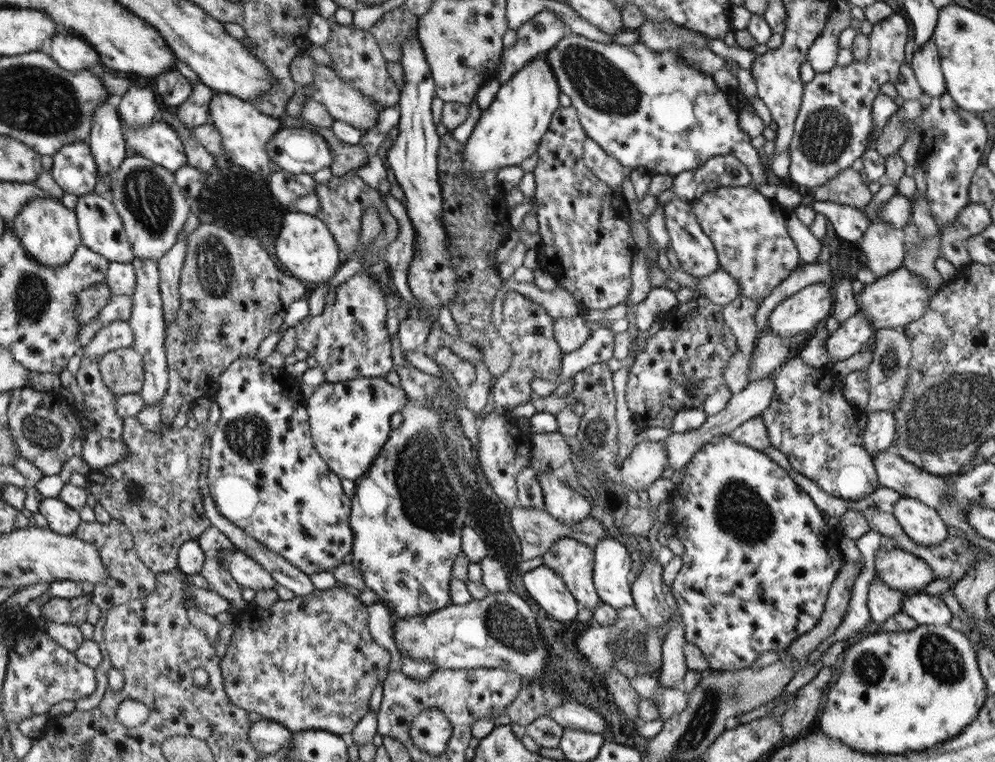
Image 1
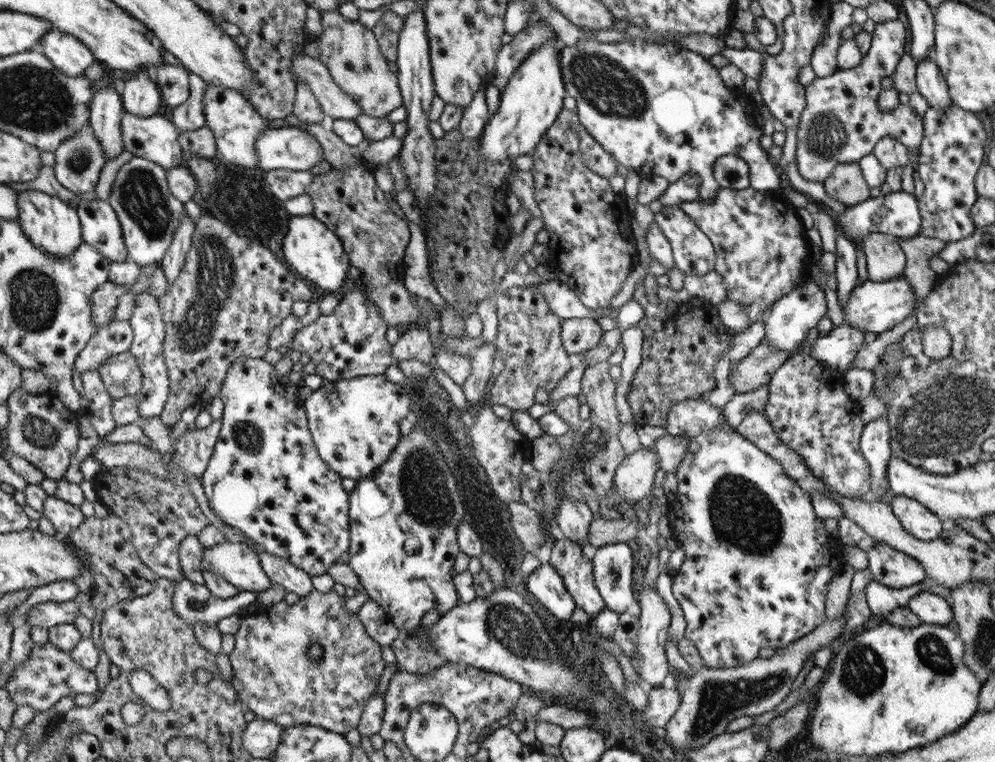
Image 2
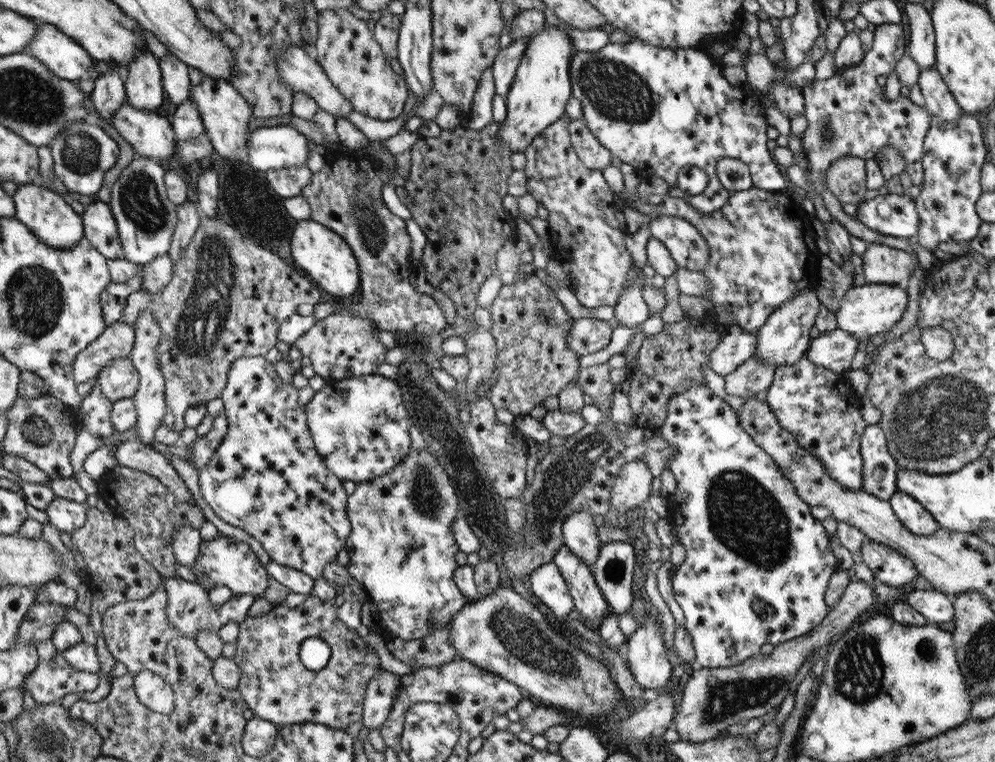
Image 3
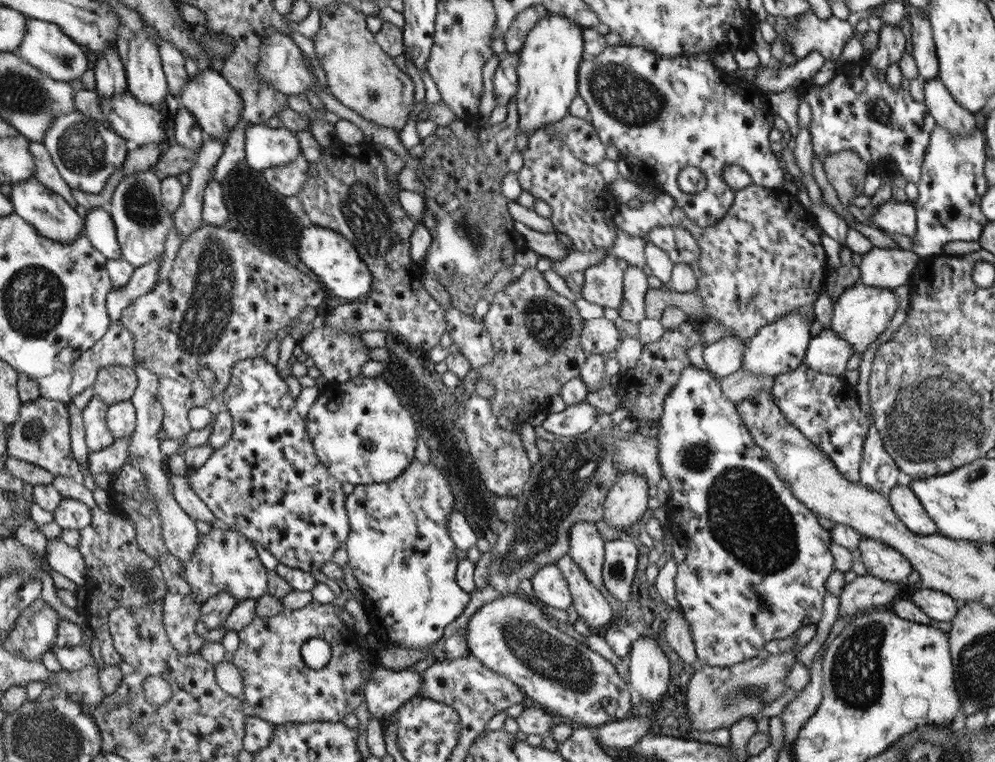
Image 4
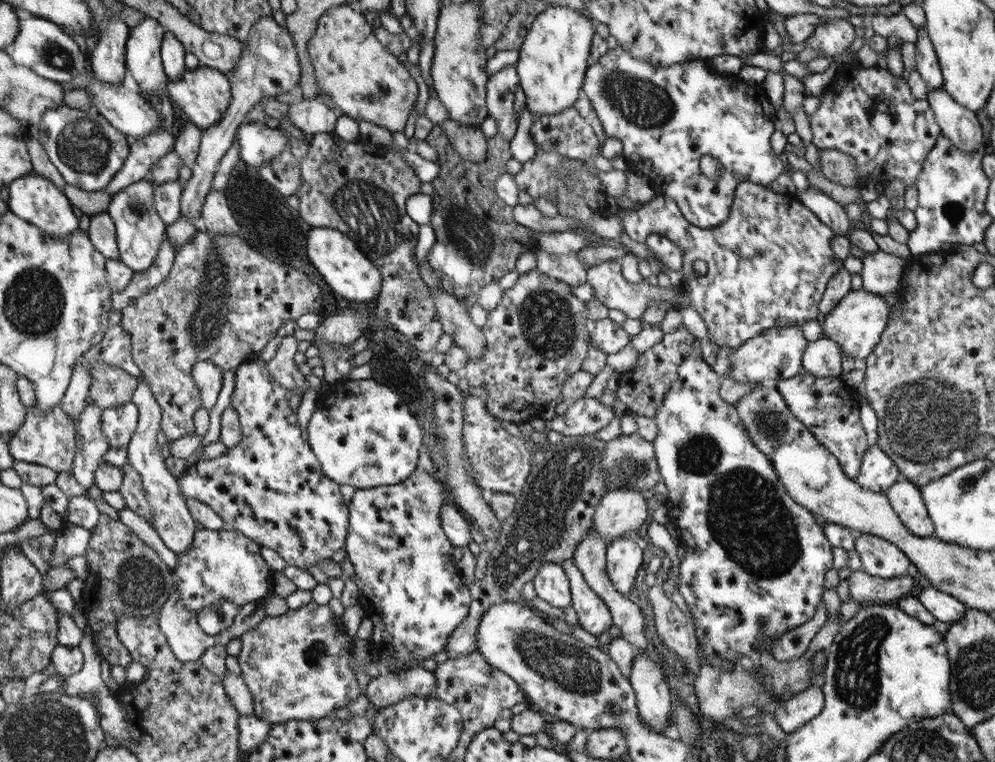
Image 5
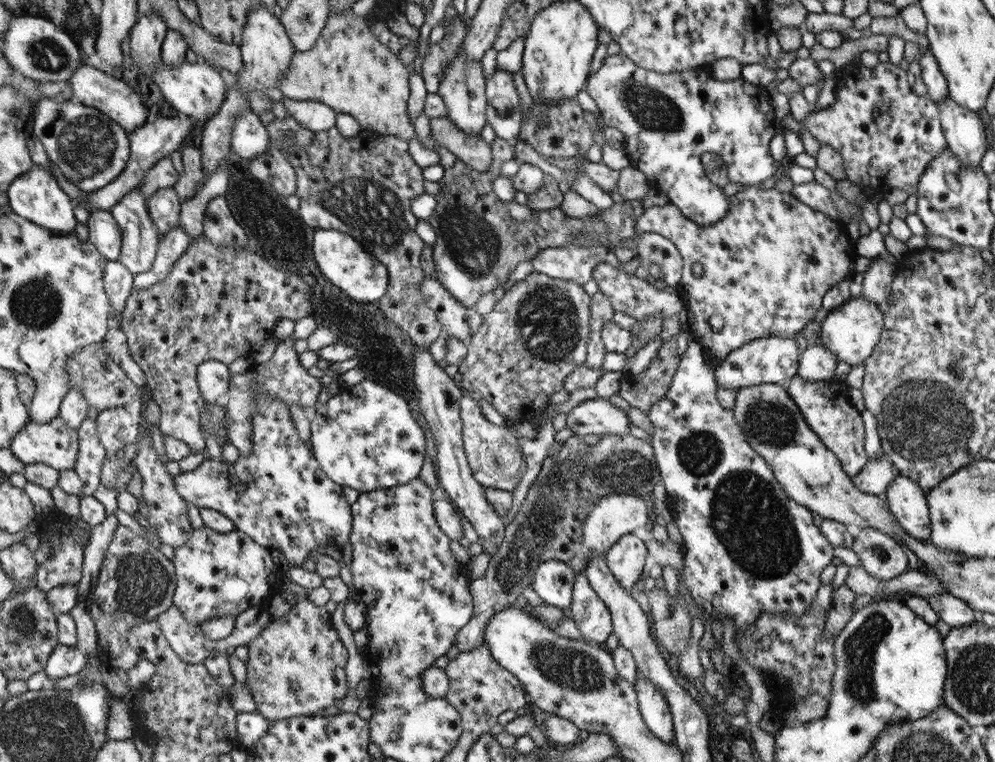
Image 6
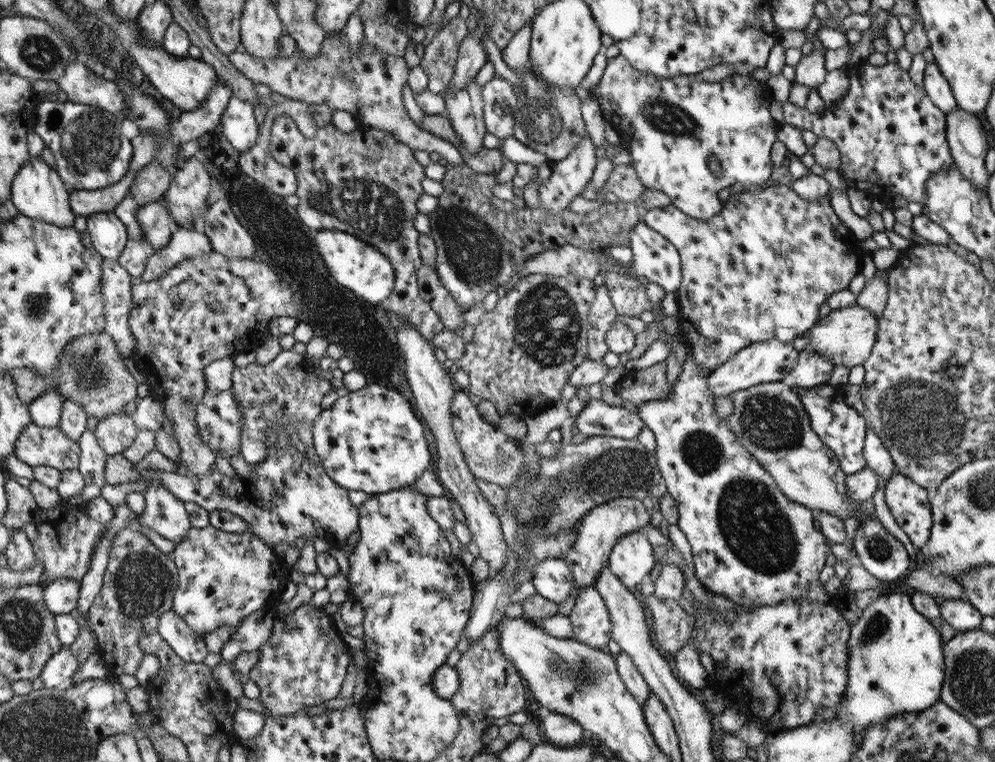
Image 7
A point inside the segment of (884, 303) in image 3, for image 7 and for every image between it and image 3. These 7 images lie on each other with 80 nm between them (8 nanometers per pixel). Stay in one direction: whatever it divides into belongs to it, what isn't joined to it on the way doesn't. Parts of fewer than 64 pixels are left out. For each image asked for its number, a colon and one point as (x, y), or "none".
4: (861, 313)
5: (857, 322)
6: (852, 331)
7: (846, 337)

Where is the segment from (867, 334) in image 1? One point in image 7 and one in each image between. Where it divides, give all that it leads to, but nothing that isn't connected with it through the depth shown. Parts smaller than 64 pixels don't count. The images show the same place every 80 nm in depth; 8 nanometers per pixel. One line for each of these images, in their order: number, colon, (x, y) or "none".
2: (838, 349)
3: (834, 350)
4: (828, 353)
5: (821, 358)
6: (817, 362)
7: (811, 369)

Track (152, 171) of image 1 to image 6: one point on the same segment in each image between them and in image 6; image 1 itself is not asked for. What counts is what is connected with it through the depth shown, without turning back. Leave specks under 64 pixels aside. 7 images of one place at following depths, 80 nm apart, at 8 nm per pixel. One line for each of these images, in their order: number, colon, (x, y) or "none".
2: (149, 215)
3: (145, 218)
4: (142, 224)
5: (139, 230)
6: (140, 241)

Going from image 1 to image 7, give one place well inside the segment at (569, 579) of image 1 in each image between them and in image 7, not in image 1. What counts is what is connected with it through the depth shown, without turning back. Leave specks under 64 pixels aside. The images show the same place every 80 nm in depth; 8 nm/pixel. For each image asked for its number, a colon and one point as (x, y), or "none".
2: (575, 568)
3: (590, 602)
4: (591, 606)
5: (592, 610)
6: (590, 613)
7: (589, 616)

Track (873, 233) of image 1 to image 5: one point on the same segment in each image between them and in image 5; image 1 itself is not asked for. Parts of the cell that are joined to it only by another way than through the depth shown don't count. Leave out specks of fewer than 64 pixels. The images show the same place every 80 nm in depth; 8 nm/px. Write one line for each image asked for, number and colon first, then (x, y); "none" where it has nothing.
2: (885, 260)
3: (883, 264)
4: (881, 267)
5: (882, 273)

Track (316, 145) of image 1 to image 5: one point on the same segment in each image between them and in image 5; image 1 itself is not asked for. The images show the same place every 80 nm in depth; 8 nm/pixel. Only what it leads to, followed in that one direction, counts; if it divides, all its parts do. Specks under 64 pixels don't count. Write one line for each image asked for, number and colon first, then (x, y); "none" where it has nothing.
2: (292, 148)
3: (281, 147)
4: (266, 146)
5: (259, 142)

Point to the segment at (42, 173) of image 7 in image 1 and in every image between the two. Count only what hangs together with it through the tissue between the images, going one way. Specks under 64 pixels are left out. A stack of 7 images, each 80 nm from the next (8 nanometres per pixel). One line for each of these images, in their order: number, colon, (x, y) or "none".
1: (47, 230)
2: (52, 225)
3: (50, 219)
4: (55, 219)
5: (37, 200)
6: (35, 195)

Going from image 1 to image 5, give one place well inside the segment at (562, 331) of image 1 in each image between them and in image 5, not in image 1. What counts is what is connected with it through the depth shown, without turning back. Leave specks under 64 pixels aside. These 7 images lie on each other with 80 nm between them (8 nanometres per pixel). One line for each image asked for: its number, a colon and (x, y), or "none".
2: (580, 334)
3: (588, 335)
4: (600, 335)
5: (608, 336)

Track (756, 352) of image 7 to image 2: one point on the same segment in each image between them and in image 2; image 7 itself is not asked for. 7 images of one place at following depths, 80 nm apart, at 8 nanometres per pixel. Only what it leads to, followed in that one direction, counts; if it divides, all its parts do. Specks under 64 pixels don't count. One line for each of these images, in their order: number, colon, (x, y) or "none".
2: (789, 319)
3: (785, 337)
4: (780, 347)
5: (776, 354)
6: (765, 360)

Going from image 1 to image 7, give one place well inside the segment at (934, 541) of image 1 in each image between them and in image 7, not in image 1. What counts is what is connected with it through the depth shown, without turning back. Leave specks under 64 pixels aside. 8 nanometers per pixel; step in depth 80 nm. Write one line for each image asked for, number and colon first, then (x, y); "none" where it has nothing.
2: (919, 521)
3: (912, 514)
4: (905, 503)
5: (905, 498)
6: (907, 501)
7: (909, 503)

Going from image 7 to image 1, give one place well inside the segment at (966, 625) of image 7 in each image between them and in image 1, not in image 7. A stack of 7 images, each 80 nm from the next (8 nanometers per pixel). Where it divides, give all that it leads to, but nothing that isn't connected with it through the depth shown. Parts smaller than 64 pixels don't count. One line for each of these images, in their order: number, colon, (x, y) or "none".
1: (926, 609)
2: (932, 609)
3: (935, 606)
4: (938, 606)
5: (942, 606)
6: (955, 612)

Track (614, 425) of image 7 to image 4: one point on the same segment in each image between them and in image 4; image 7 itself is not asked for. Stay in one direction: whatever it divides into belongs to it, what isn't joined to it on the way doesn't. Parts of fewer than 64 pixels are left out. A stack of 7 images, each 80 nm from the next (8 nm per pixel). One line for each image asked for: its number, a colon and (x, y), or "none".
4: (573, 420)
5: (587, 415)
6: (593, 416)

